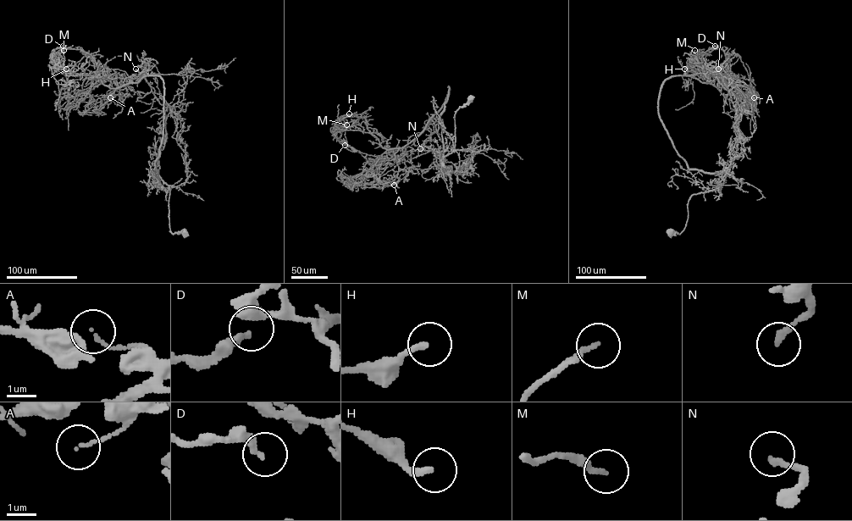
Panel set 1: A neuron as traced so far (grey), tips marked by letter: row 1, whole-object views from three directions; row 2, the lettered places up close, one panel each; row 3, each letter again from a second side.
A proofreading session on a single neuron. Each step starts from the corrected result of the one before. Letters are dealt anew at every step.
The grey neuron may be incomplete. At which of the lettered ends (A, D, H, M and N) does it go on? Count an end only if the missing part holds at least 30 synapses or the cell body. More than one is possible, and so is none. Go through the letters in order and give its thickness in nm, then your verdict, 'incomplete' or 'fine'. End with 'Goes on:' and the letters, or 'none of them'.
A: 100 nm | fine
D: 240 nm | fine
H: 200 nm | fine
M: 160 nm | fine
N: 220 nm | fine
Goes on: none of them

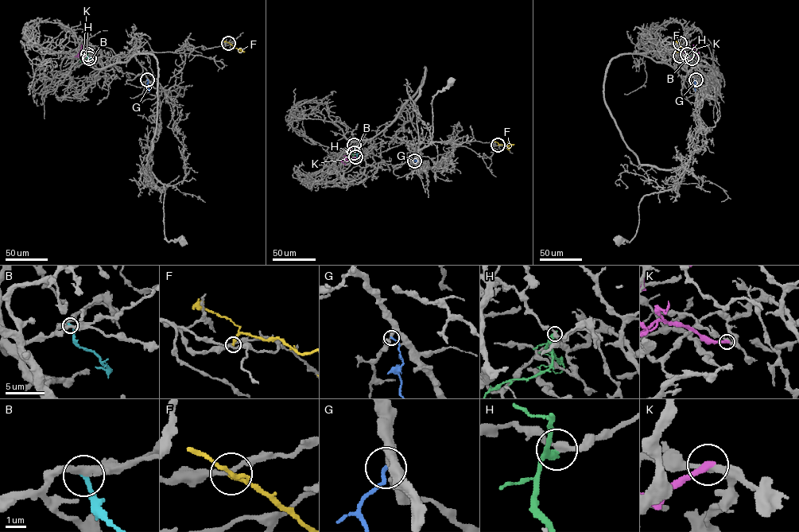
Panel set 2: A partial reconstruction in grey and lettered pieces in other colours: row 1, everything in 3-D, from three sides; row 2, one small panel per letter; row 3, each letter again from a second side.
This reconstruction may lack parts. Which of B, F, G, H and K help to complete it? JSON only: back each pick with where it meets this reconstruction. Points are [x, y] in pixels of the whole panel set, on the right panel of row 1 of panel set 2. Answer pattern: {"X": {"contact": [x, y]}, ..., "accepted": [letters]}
{"accepted": []}

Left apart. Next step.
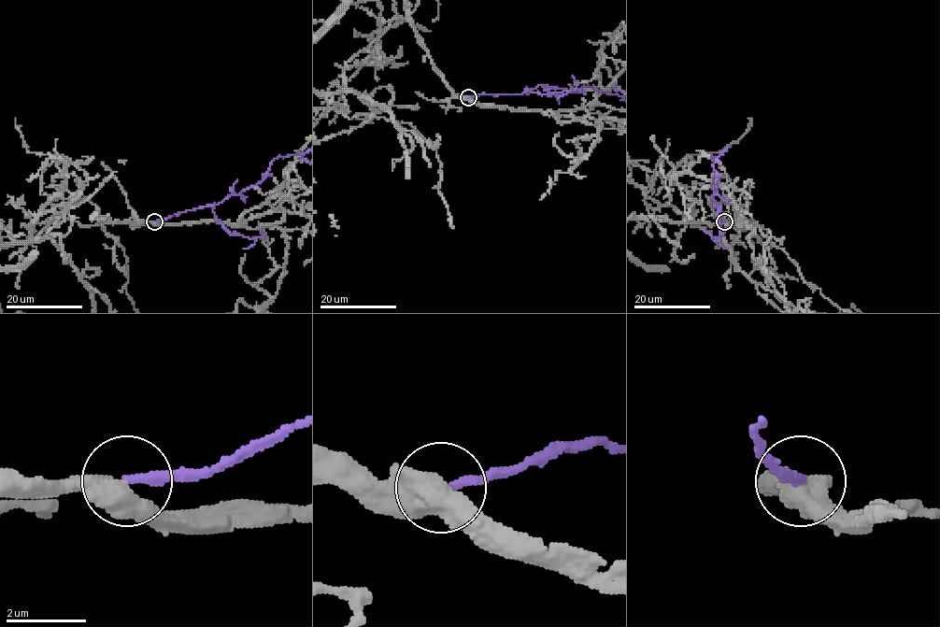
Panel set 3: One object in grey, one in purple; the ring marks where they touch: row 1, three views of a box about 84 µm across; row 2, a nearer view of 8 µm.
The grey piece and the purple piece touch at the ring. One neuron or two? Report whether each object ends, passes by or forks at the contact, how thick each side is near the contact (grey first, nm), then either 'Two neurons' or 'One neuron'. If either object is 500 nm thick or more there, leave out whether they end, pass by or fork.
Thickness 650 nm (grey) against 220 nm. Two neurons

